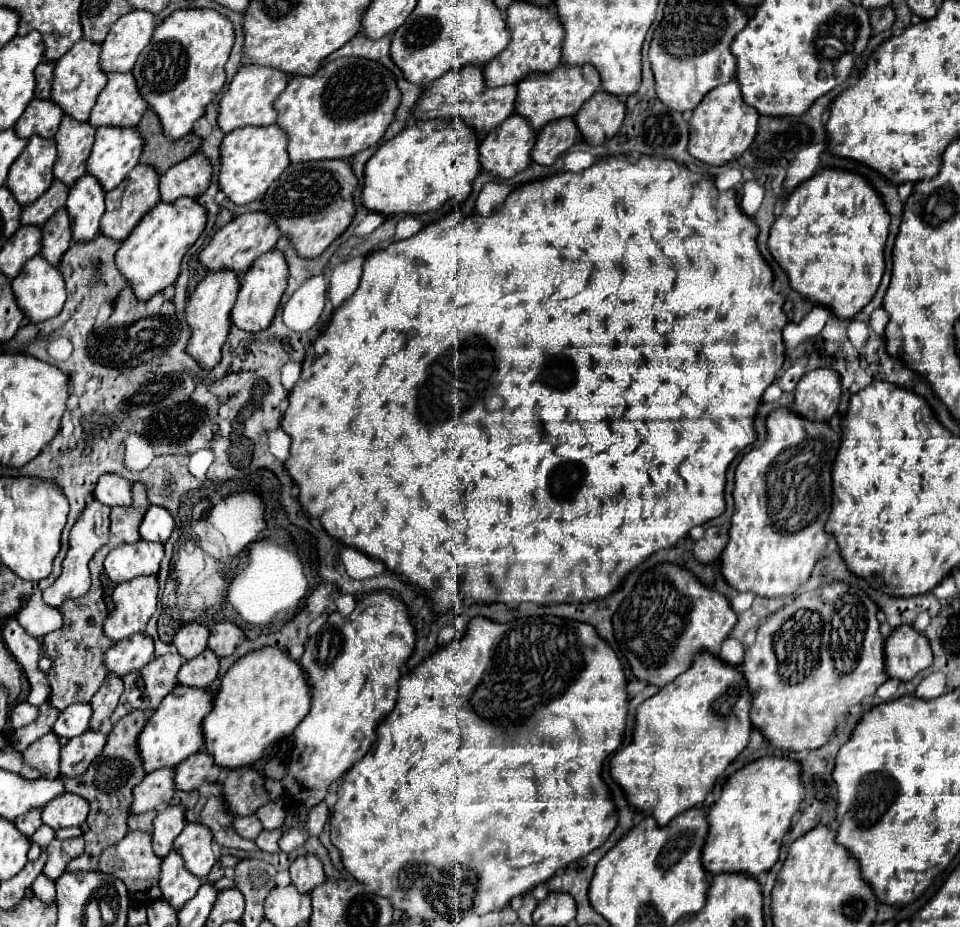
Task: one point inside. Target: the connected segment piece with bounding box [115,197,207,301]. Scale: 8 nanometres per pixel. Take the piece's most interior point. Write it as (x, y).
(150, 258)

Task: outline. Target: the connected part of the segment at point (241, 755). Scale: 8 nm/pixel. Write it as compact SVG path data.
M263 647L243 655L221 677L213 711L203 719L205 751L223 769L239 769L259 761L267 747L287 739L297 723L307 715L311 695L299 661L293 661L277 647Z

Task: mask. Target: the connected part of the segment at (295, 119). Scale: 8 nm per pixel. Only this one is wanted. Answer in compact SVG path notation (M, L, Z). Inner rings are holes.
M335 59L311 77L291 77L285 91L275 99L277 125L289 137L291 163L319 159L349 159L373 147L395 119L401 93L389 69L369 59ZM337 79L337 85L333 85ZM333 85L333 91L329 87Z

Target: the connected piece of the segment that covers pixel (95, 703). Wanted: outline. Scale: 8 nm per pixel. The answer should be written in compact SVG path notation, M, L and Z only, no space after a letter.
M109 675L105 679L105 683L101 685L101 689L89 701L89 705L93 709L93 715L89 721L91 731L99 731L101 723L111 717L111 713L115 711L115 707L119 703L119 697L121 697L121 677Z

